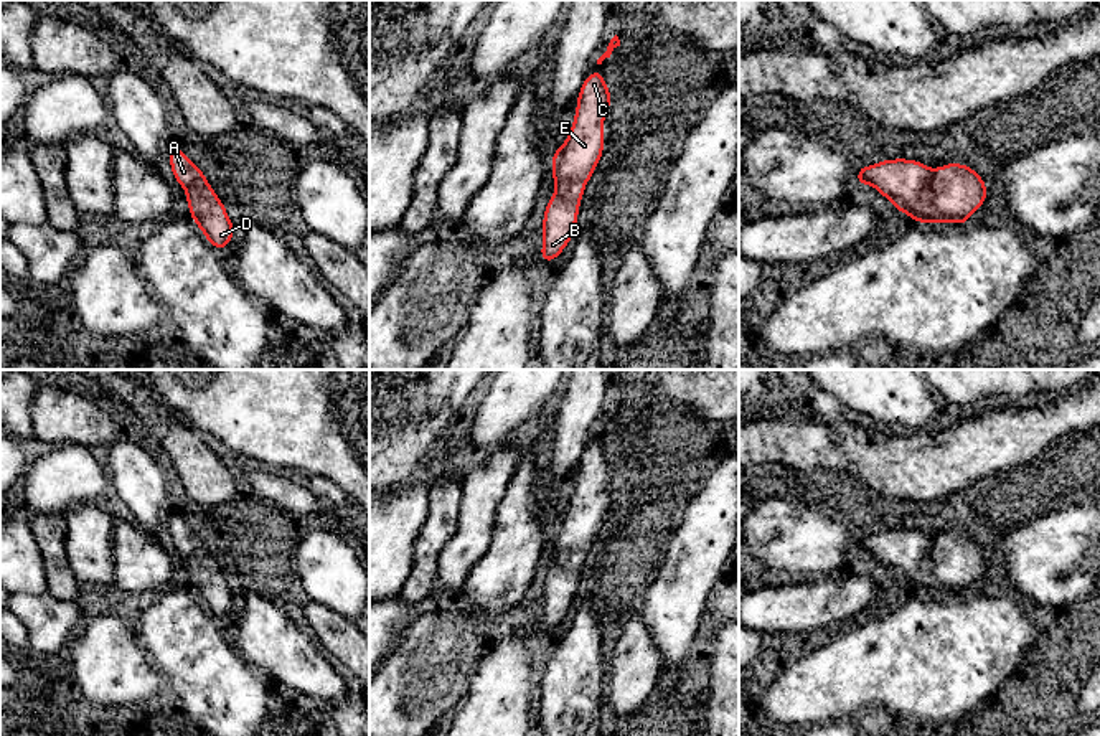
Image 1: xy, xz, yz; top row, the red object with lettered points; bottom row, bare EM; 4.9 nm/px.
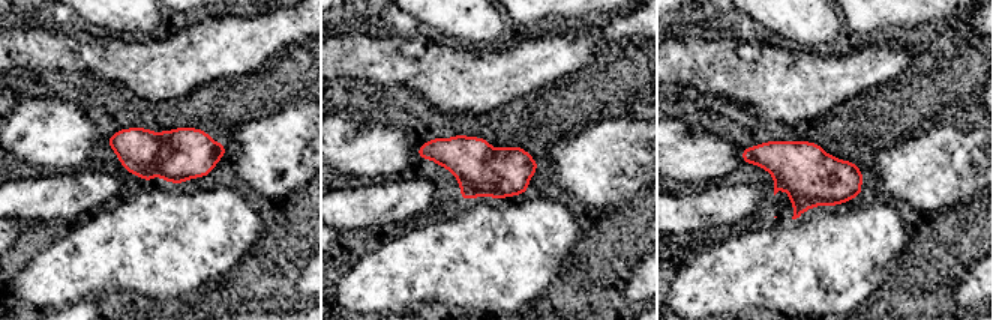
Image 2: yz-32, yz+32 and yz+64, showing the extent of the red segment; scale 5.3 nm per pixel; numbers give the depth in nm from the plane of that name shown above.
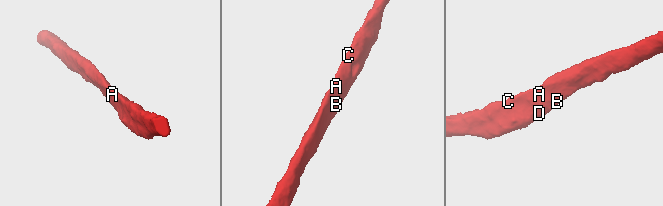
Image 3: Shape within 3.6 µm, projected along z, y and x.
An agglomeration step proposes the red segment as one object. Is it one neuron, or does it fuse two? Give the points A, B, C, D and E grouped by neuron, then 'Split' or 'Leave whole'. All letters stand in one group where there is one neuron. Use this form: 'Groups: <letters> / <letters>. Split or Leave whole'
Groups: A B C D E. Leave whole

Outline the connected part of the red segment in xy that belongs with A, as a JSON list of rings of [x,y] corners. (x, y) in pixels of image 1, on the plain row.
[[[178,515],[168,517],[168,523],[172,543],[186,563],[190,586],[216,620],[224,619],[233,611],[234,594],[223,571],[201,538],[188,530]]]

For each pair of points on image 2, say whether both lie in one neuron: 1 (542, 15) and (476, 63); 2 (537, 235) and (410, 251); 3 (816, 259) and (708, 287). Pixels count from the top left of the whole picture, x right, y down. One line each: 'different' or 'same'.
1: different
2: same
3: same

